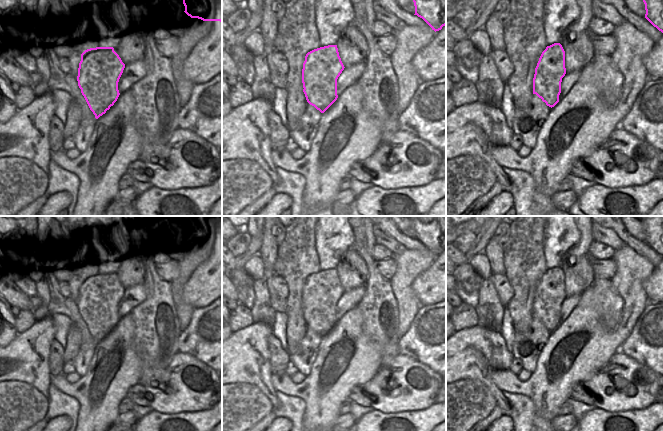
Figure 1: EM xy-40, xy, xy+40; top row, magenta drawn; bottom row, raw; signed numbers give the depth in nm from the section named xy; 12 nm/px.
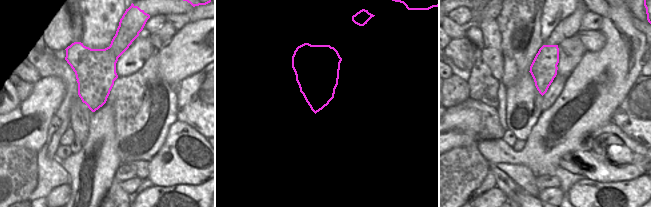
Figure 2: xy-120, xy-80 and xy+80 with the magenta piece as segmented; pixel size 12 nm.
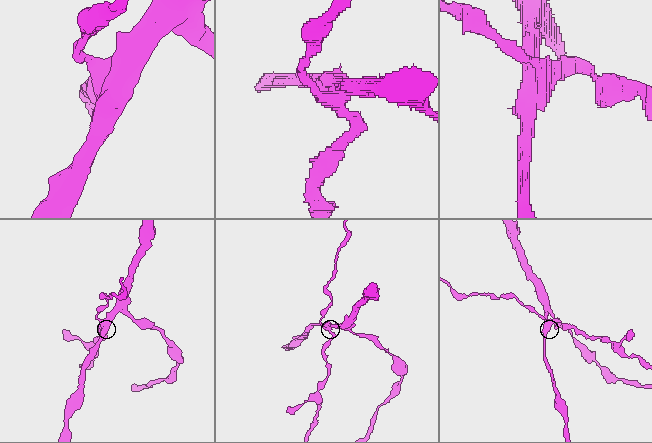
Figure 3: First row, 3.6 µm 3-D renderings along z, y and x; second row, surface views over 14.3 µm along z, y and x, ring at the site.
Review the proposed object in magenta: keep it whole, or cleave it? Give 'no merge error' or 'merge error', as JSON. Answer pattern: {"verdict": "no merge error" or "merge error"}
{"verdict": "merge error"}

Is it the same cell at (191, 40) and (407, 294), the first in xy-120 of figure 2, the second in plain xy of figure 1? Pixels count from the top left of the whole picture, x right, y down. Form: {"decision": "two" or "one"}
{"decision": "two"}

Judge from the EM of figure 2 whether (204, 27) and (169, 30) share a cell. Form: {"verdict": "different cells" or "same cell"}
{"verdict": "different cells"}

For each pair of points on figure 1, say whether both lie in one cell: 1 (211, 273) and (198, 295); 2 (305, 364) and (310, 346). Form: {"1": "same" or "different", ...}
{"1": "same", "2": "same"}

